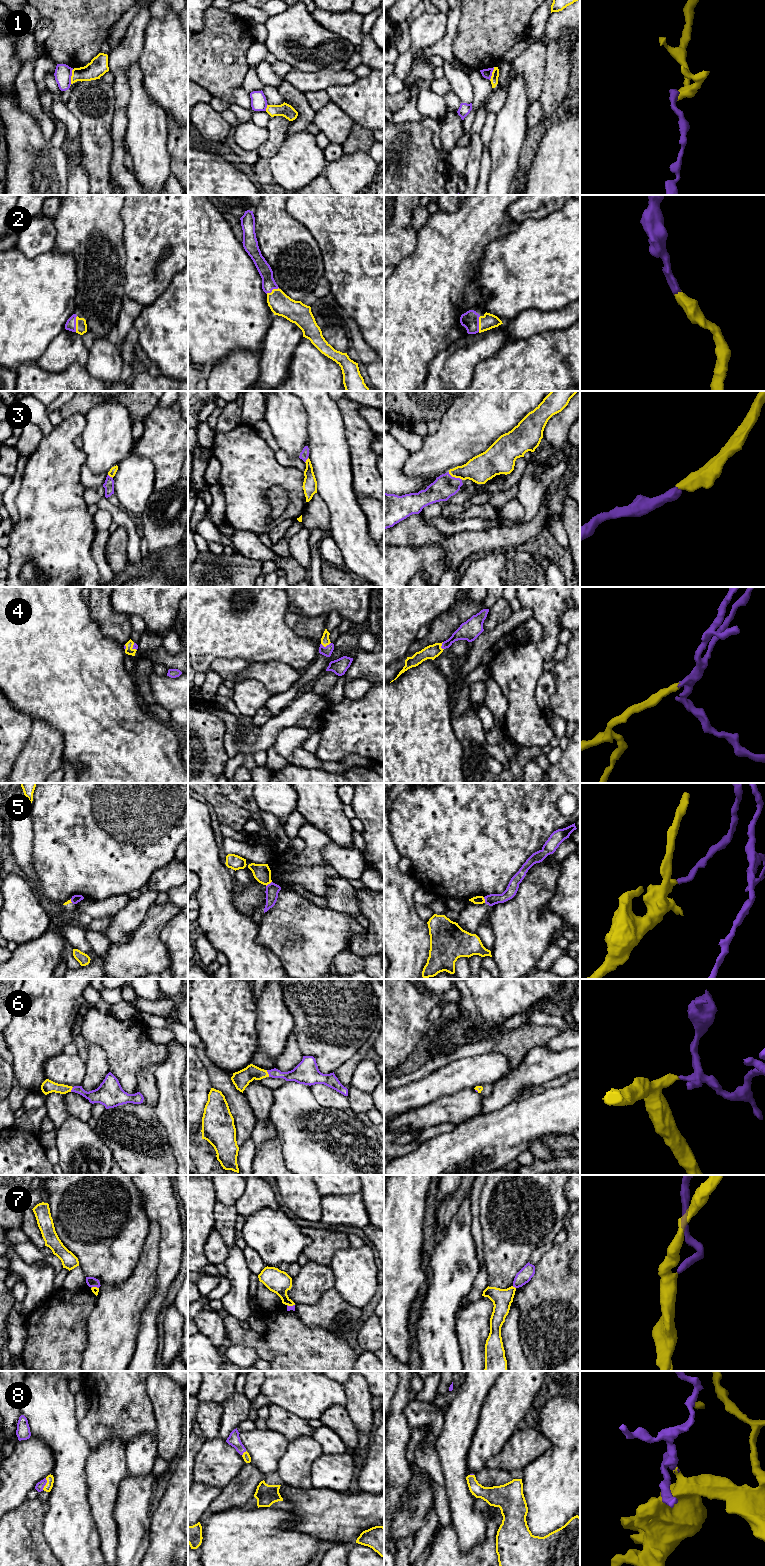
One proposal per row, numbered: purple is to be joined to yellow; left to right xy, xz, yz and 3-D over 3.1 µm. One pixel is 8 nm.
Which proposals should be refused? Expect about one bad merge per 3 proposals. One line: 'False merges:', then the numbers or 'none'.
False merges: 1, 5, 7

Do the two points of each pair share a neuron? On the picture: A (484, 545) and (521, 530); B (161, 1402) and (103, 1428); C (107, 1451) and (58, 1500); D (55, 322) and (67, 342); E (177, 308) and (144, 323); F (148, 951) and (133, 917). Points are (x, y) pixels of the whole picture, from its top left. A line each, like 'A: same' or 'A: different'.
A: same
B: different
C: different
D: different
E: same
F: different

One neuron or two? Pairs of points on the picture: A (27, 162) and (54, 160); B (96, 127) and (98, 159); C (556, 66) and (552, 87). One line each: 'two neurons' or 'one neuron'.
A: one neuron
B: one neuron
C: one neuron

